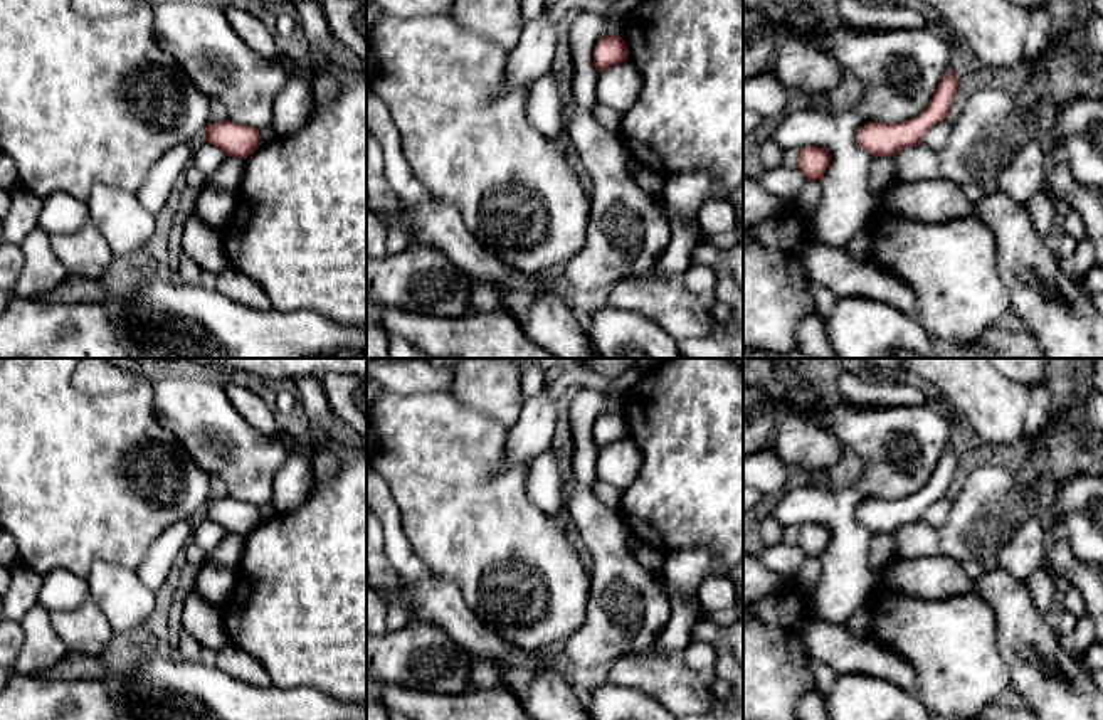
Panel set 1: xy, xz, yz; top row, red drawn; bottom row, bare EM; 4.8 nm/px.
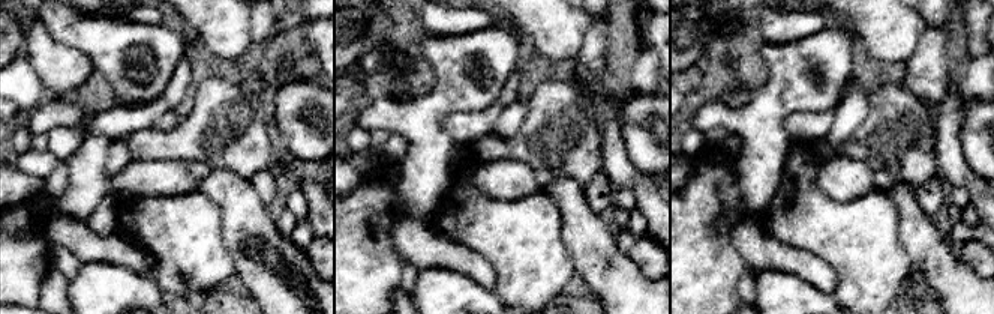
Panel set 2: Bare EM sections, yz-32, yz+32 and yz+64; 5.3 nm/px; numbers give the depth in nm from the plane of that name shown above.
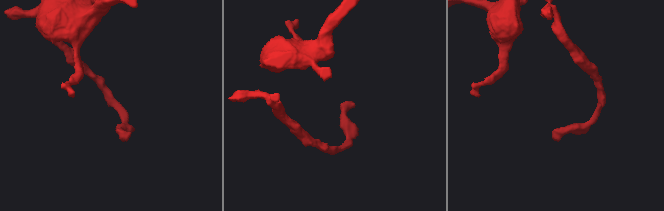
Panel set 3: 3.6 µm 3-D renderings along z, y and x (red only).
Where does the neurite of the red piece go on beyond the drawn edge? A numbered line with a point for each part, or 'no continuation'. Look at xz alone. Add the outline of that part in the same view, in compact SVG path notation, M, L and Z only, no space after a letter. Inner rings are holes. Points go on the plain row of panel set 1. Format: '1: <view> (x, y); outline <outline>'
no continuation

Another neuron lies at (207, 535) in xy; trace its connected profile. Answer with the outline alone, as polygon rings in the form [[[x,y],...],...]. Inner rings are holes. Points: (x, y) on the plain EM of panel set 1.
[[[205,515],[195,518],[192,542],[203,552],[208,560],[222,540],[227,537],[227,530],[214,523]]]

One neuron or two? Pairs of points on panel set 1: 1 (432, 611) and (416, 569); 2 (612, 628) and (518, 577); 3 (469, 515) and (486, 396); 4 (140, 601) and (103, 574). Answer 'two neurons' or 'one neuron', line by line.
1: two neurons
2: two neurons
3: two neurons
4: one neuron

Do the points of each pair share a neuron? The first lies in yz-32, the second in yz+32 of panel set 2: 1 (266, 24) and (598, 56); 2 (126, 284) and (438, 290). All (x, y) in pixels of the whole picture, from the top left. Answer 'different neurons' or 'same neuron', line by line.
1: same neuron
2: same neuron

